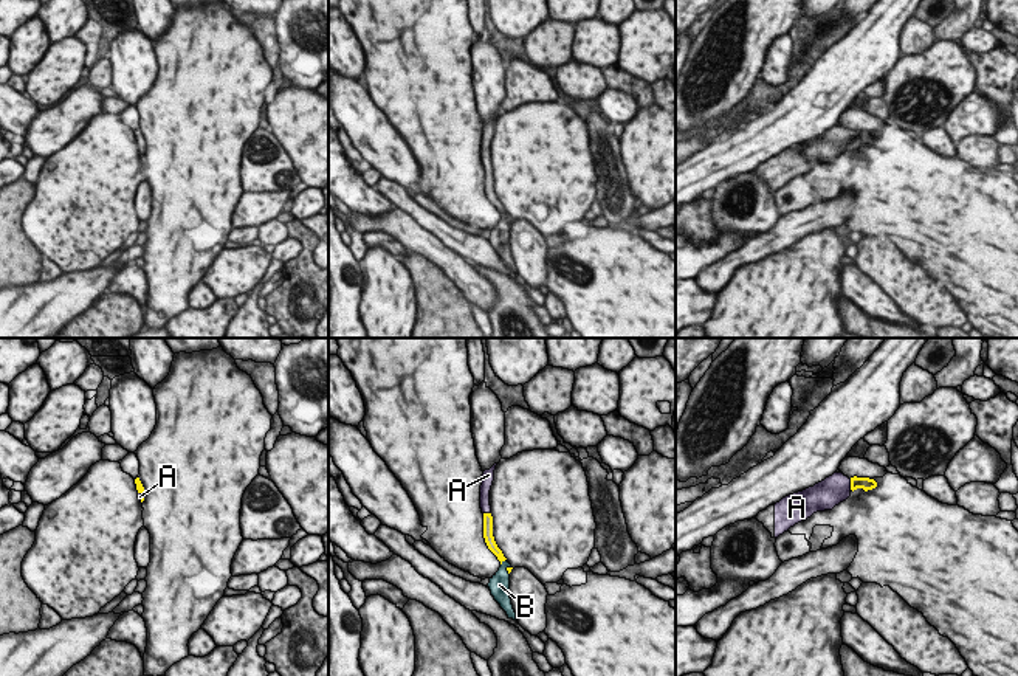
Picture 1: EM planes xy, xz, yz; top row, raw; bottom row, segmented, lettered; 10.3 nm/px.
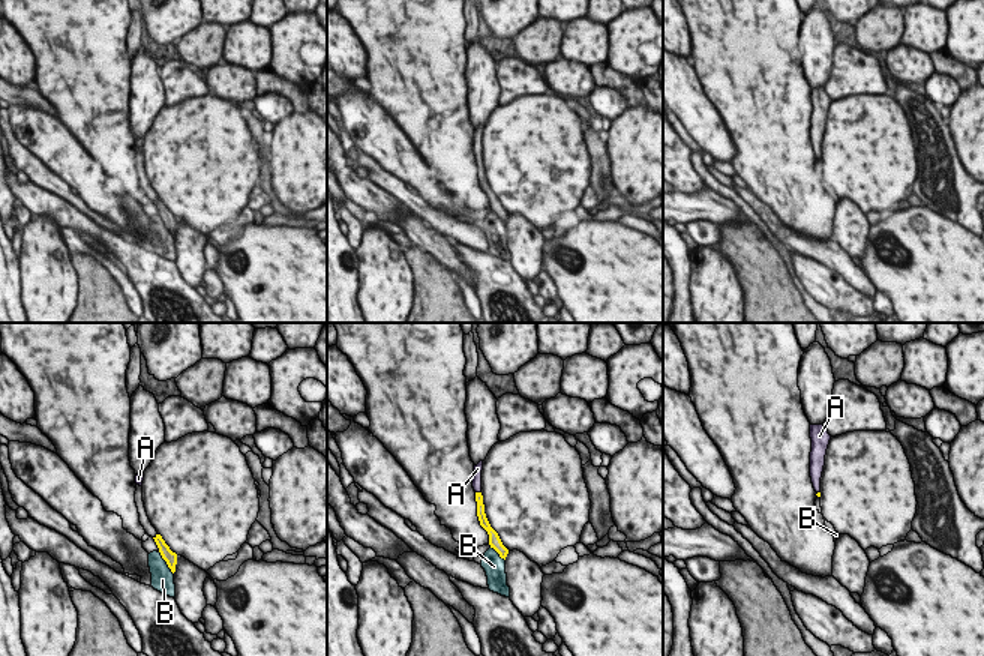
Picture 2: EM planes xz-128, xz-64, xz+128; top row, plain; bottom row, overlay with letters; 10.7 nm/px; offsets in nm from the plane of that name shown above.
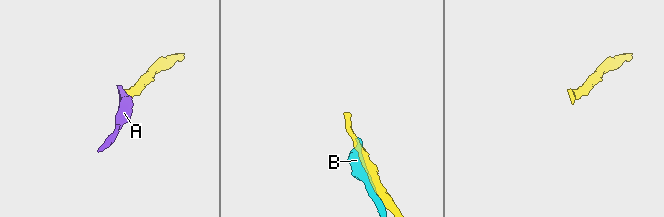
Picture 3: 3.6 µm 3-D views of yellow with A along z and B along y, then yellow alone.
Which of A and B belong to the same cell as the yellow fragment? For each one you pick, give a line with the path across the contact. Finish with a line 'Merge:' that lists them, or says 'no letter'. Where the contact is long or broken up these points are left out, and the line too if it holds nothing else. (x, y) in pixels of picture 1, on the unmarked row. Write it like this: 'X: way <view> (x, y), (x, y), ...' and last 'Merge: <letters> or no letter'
Merge: A

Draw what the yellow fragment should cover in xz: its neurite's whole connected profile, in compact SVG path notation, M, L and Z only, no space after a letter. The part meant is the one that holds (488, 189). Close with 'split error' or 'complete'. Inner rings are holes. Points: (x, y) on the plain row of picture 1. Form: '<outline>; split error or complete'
M494 116L490 122L485 122L482 127L482 138L480 138L480 161L483 166L483 191L488 202L497 209L500 217L507 212L502 203L497 200L494 189L493 189L493 169L491 169L491 158L490 158L490 143L494 133Z; split error

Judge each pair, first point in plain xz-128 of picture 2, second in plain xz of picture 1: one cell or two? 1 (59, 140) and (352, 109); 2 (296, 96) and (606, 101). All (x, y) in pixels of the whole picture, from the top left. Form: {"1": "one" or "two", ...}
{"1": "one", "2": "two"}

